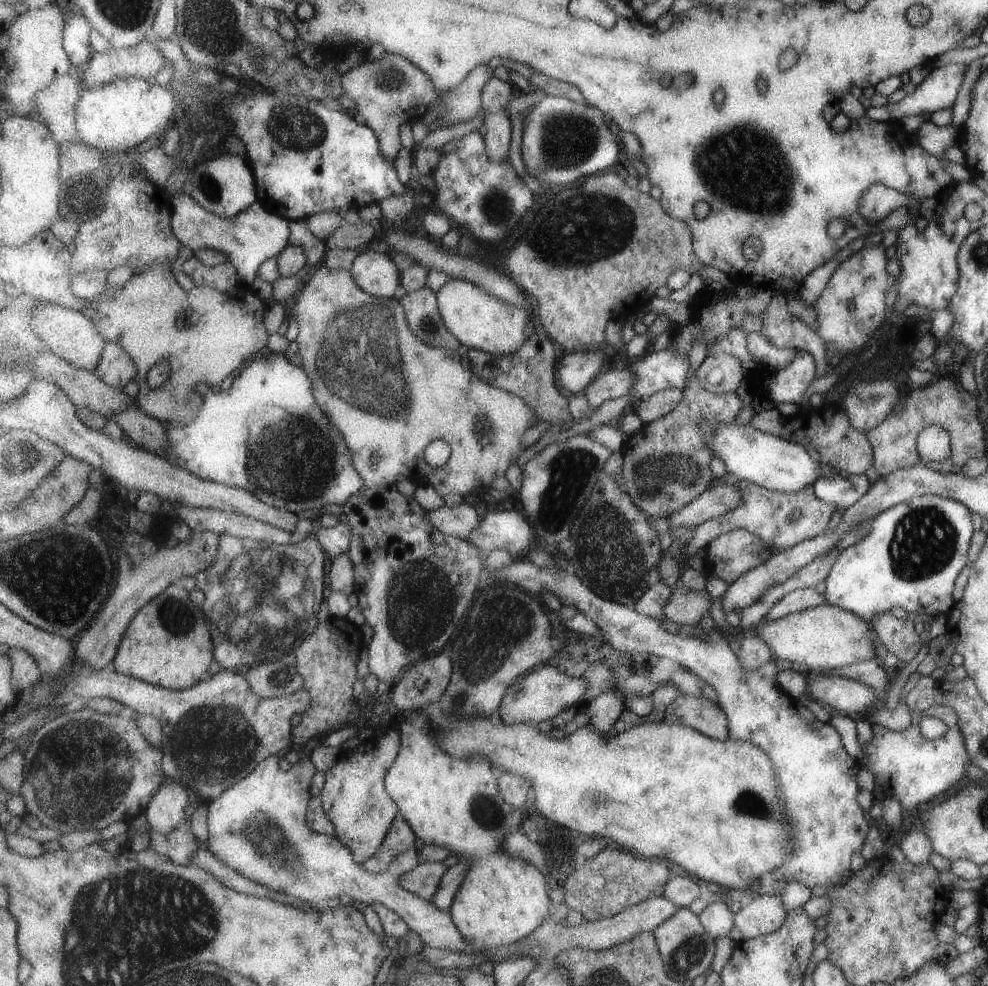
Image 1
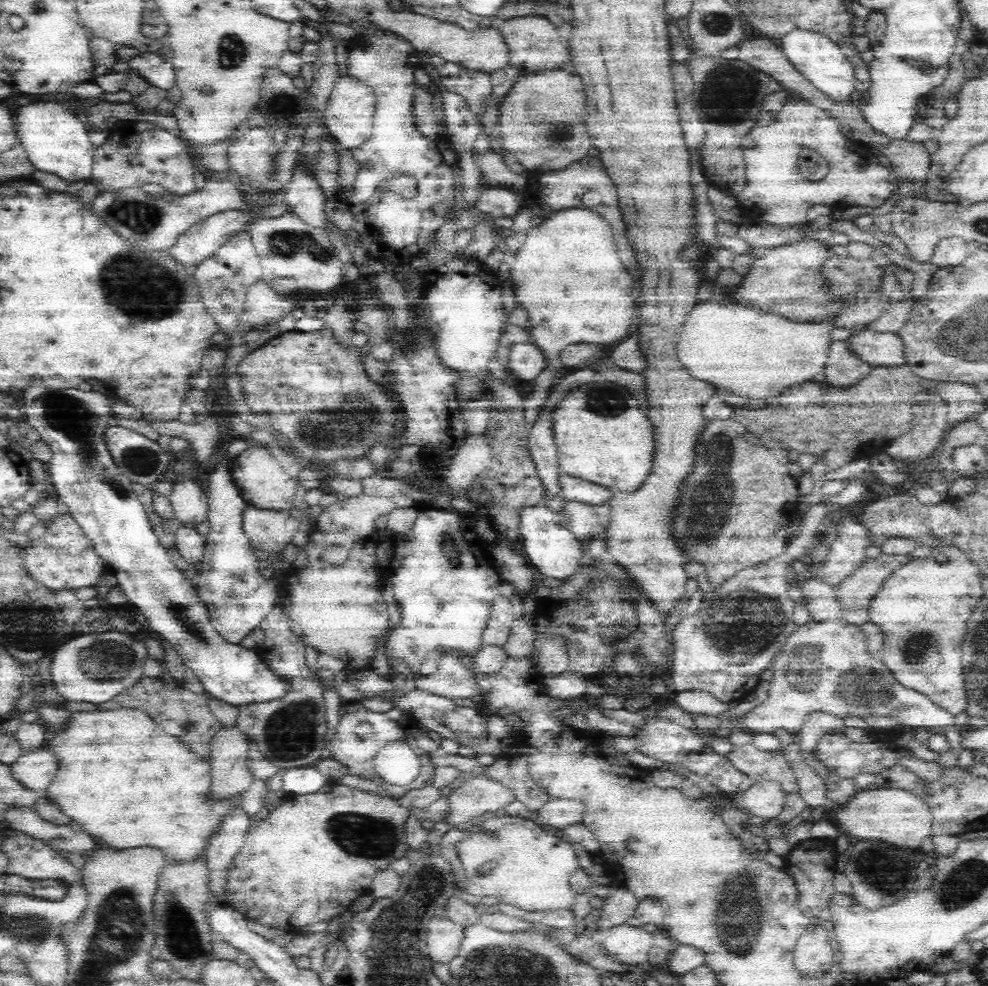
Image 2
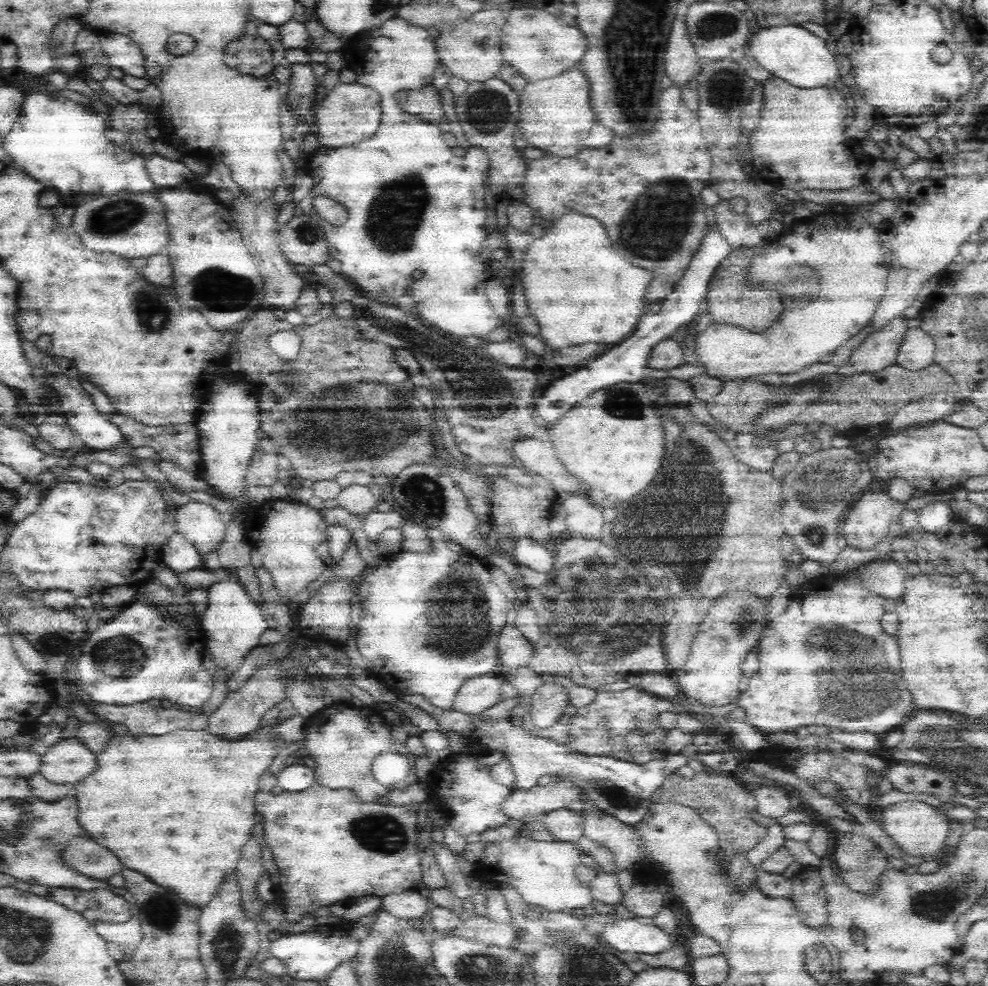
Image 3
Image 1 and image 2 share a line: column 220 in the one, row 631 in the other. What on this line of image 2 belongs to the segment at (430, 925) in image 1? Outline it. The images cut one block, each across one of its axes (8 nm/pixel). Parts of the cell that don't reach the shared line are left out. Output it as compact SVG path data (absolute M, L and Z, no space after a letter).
M834 620L824 624L808 622L806 626L800 626L800 630L788 640L788 644L780 650L778 658L772 662L774 680L770 682L768 700L760 704L756 710L752 710L748 716L734 722L736 728L752 732L752 734L772 734L776 730L786 730L786 734L794 740L794 736L800 734L800 728L810 712L824 712L836 718L862 718L862 716L876 716L876 718L892 718L904 728L926 728L926 730L944 730L946 726L956 726L954 716L946 710L934 706L934 702L922 694L916 694L912 690L902 688L892 674L882 666L878 658L872 658L868 654L868 644L858 630L858 626L848 624L846 620Z

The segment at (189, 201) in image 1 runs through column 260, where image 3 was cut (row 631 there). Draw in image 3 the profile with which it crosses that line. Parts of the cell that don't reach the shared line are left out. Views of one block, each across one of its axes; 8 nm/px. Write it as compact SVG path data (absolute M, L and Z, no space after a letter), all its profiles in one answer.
M222 564L222 568L216 572L214 582L206 590L208 590L208 608L200 624L200 628L204 630L206 646L210 648L210 654L216 660L216 670L220 668L220 670L230 670L230 674L236 674L246 656L254 648L260 648L260 638L278 626L272 626L270 616L264 612L262 604L258 604L246 590L246 582L242 582L242 574L236 570L236 566L224 568Z

